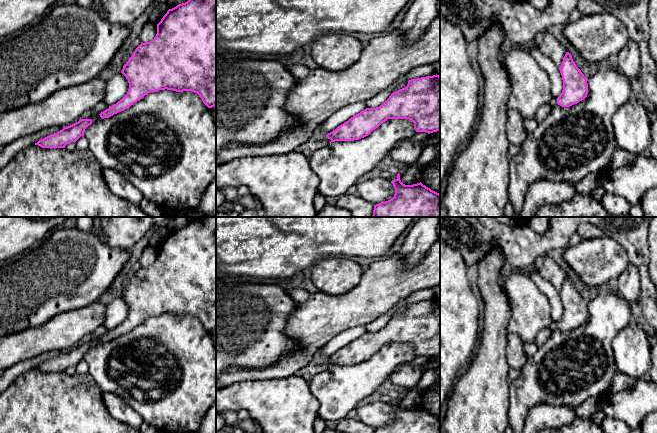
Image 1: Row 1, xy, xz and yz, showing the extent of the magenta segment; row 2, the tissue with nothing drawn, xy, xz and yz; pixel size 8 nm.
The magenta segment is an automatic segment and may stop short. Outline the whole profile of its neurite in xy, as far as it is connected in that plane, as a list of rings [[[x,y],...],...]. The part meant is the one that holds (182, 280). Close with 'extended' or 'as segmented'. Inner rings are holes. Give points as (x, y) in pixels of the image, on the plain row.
[[[194,217],[187,226],[169,233],[157,248],[154,263],[141,266],[121,297],[128,304],[128,316],[120,325],[99,338],[102,343],[124,335],[150,316],[165,313],[176,316],[192,315],[199,319],[208,332],[216,330],[216,217]]]; as segmented

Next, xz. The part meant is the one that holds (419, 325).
[[[436,298],[409,304],[405,312],[393,316],[382,329],[376,332],[366,332],[354,339],[328,357],[326,362],[331,366],[359,364],[368,360],[387,343],[409,343],[414,347],[416,356],[430,358],[440,355],[440,300]]]; as segmented

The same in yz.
[[[566,276],[559,294],[563,304],[563,314],[557,322],[557,328],[570,331],[584,324],[588,318],[588,303],[576,290],[569,276]]]; as segmented

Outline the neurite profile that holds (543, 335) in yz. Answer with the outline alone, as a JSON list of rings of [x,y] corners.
[[[549,327],[541,330],[535,339],[535,343],[537,344],[538,347],[542,346],[547,340],[548,338],[551,336],[551,330]]]

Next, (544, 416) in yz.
[[[547,403],[536,405],[525,419],[523,433],[540,433],[569,425],[576,418],[576,409]]]

